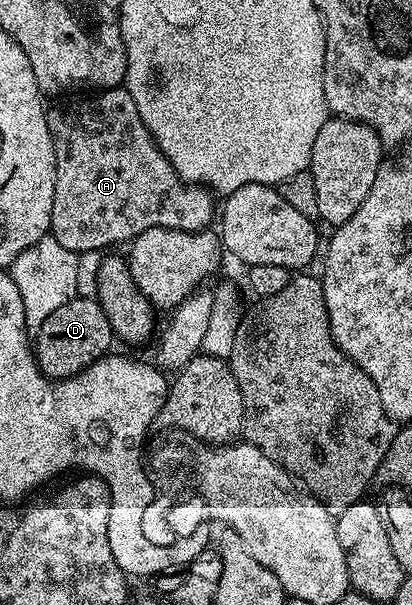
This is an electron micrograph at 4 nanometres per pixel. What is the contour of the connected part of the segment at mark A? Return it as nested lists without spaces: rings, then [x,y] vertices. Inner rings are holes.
[[[126,87],[105,88],[94,94],[87,94],[84,100],[75,100],[64,108],[47,108],[47,125],[55,151],[55,189],[53,190],[53,214],[51,215],[50,235],[65,246],[65,250],[73,250],[77,254],[83,252],[99,252],[102,248],[111,248],[114,244],[126,245],[145,230],[154,228],[172,228],[173,230],[185,230],[186,232],[201,232],[212,227],[211,219],[217,216],[217,200],[208,189],[198,185],[181,182],[179,175],[173,170],[171,164],[165,158],[163,151],[159,149],[151,132],[145,126],[141,114],[137,110],[137,102],[133,102],[131,95],[127,93]]]

